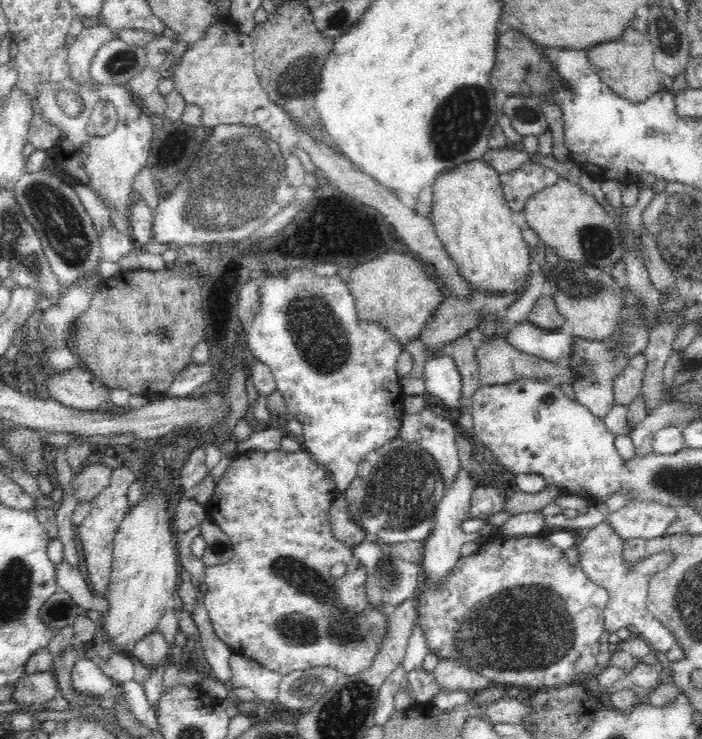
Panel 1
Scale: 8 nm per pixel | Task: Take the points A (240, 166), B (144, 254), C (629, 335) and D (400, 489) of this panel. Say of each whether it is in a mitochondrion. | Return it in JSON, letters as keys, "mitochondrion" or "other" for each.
{"A":"mitochondrion","B":"other","C":"mitochondrion","D":"mitochondrion"}

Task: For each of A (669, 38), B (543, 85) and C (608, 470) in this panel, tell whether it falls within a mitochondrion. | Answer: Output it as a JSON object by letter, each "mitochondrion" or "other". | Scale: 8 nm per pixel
{"A":"mitochondrion","B":"mitochondrion","C":"other"}

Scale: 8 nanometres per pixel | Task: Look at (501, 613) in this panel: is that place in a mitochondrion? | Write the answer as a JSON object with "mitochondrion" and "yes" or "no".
{"mitochondrion":"yes"}

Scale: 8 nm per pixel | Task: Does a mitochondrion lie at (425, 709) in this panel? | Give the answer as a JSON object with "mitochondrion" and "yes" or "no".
{"mitochondrion":"no"}

